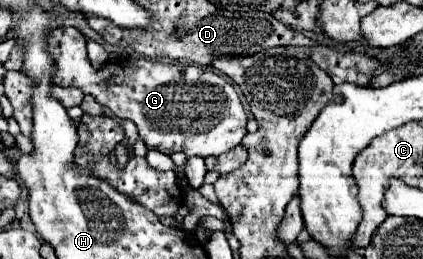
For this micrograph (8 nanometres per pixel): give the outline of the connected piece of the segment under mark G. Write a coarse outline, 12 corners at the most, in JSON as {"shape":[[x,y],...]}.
{"shape":[[73,26],[49,34],[77,86],[147,148],[219,156],[247,112],[209,68],[125,58],[93,70]]}

